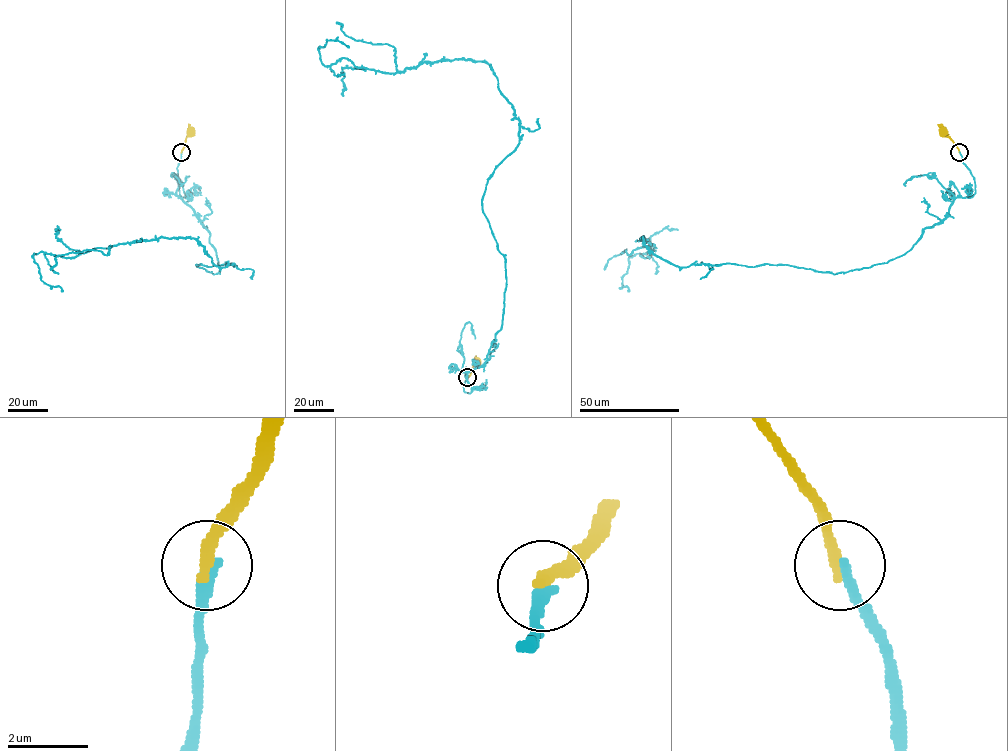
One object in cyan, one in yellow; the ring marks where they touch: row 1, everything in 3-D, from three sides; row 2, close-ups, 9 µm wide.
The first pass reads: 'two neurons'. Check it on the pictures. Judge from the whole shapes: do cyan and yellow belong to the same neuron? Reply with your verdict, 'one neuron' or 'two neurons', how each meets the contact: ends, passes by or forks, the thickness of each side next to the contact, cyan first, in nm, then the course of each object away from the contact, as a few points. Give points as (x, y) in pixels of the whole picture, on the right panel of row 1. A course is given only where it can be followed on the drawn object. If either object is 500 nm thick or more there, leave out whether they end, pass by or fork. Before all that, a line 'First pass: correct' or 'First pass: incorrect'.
First pass: correct
two neurons; cyan ends there; yellow ends there; 300 nm thick on the cyan side, 320 nm on the other; cyan runs (959, 152), (975, 193), (885, 263), (834, 274), (679, 267), (642, 237), (655, 247), (628, 259), (629, 291); yellow runs (959, 152), (943, 132)

